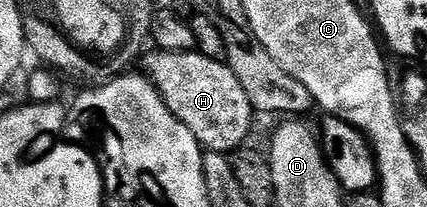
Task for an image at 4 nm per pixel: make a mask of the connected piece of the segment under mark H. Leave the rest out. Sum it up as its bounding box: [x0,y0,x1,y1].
[142,49,253,155]

